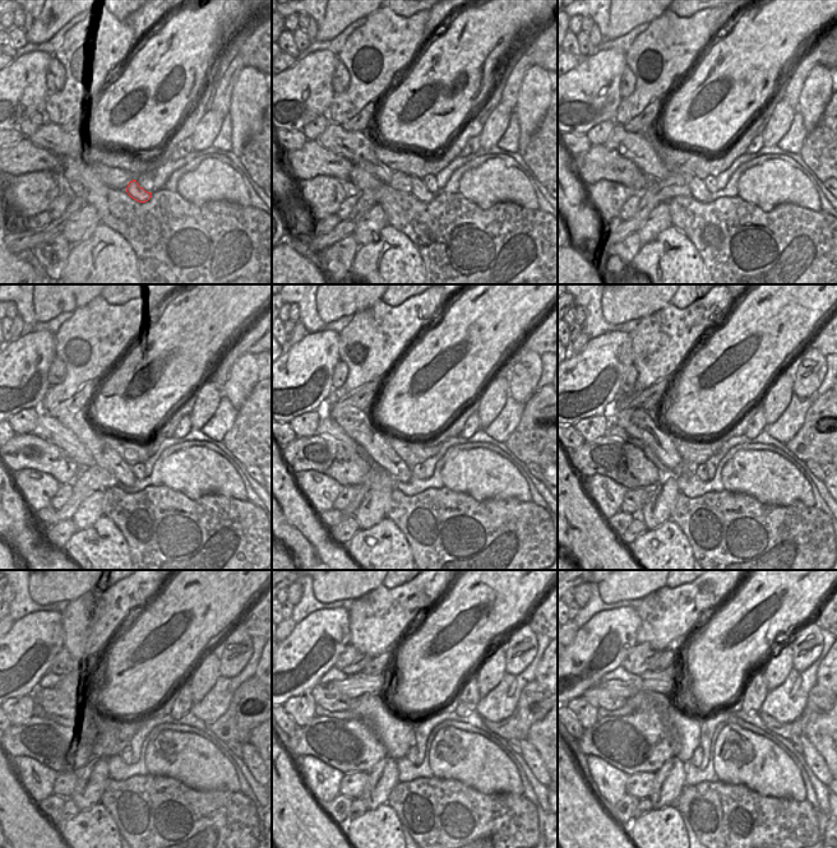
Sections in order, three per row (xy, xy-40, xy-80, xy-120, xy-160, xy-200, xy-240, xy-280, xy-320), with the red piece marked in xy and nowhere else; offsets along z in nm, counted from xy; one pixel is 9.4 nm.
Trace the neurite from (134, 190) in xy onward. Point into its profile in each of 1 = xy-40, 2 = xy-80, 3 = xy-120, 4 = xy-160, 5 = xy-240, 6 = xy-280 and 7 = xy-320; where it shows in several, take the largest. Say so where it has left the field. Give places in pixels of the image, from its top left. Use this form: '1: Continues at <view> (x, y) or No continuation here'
1: Continues at xy-40 (419, 190)
2: Continues at xy-80 (698, 190)
3: Continues at xy-120 (103, 457)
4: Continues at xy-160 (359, 425)
5: Continues at xy-240 (54, 701)
6: Continues at xy-280 (332, 701)
7: Continues at xy-320 (597, 696)

